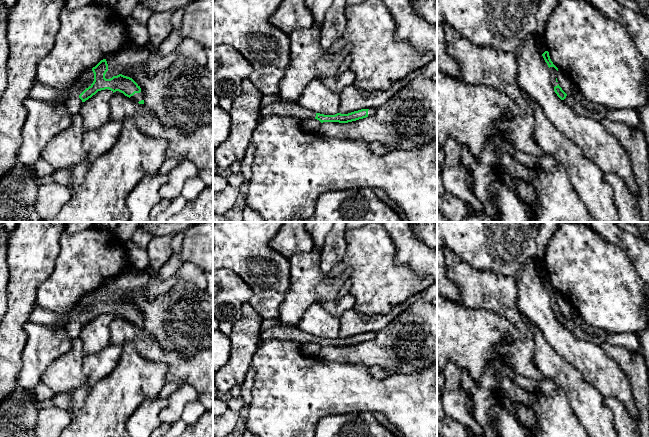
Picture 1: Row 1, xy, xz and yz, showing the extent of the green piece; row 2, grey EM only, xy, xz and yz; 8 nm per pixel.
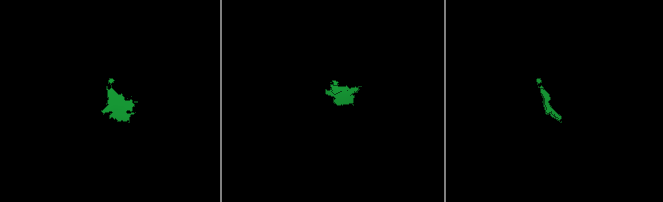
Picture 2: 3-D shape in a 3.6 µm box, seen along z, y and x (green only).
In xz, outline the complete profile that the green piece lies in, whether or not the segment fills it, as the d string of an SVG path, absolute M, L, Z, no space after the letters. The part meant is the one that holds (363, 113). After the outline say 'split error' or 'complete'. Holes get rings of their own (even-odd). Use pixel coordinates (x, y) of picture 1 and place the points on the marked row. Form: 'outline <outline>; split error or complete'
outline M278 101L267 106L262 106L260 110L260 120L268 116L282 116L293 117L300 120L315 118L321 123L323 122L339 122L348 123L363 119L366 117L373 117L376 113L376 108L361 109L348 114L337 113L335 115L324 115L320 113L312 112L296 102Z; split error

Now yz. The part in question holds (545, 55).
outline M545 51L542 54L542 56L550 69L551 80L554 86L554 91L561 100L563 100L575 113L579 115L584 115L586 117L594 118L599 122L603 118L605 118L605 114L600 113L598 111L589 110L583 107L579 102L577 102L572 95L567 95L558 84L557 78L556 78L558 68L551 61L549 52Z; split error

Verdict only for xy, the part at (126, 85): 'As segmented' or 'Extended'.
Extended

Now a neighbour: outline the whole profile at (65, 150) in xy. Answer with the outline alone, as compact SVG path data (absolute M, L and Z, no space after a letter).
M77 113L71 119L71 125L53 137L41 152L41 158L54 170L71 169L87 160L87 151L82 142L83 118Z

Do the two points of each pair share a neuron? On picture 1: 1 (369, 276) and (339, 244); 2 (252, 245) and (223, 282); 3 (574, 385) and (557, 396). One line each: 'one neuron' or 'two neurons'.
1: two neurons
2: two neurons
3: two neurons

